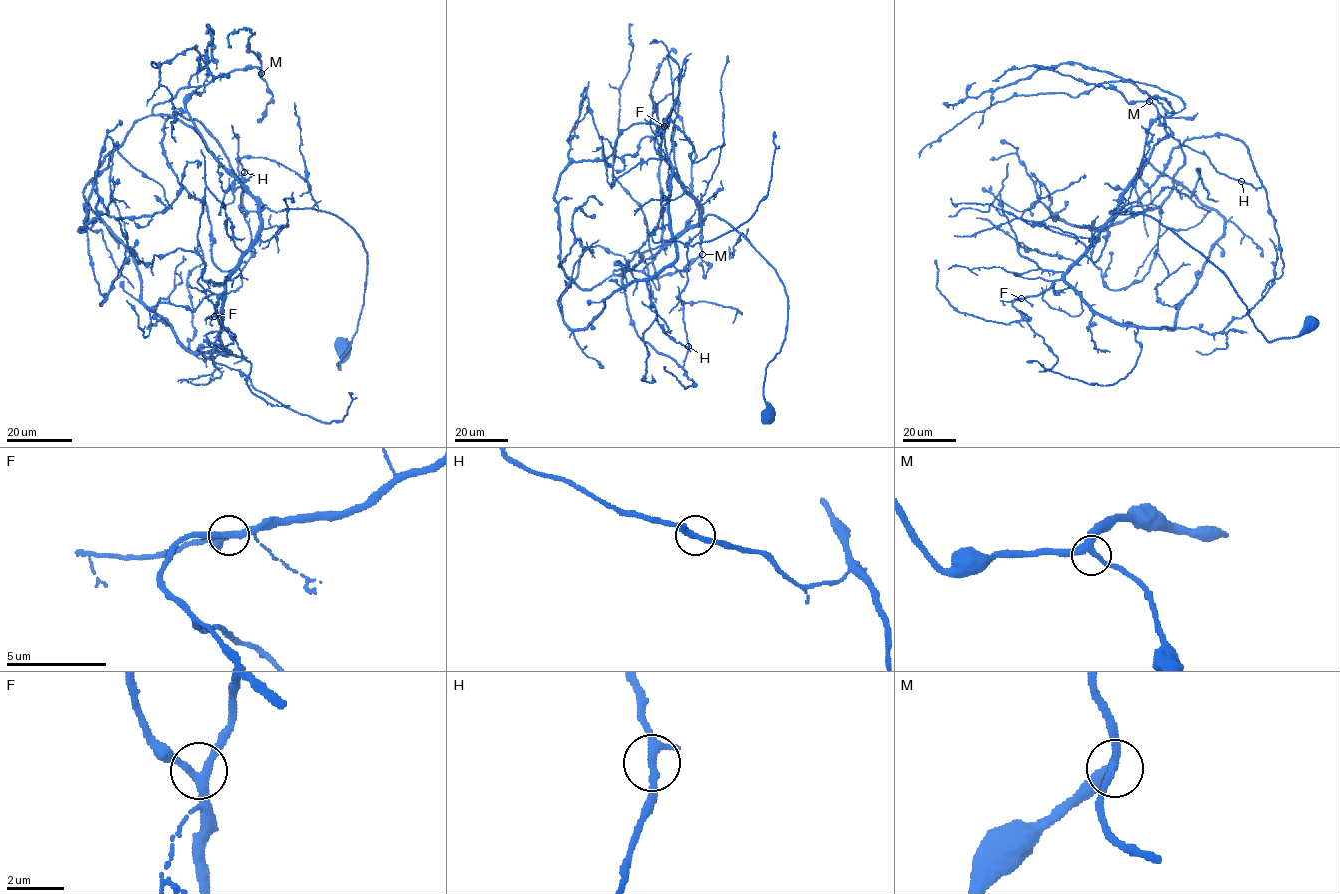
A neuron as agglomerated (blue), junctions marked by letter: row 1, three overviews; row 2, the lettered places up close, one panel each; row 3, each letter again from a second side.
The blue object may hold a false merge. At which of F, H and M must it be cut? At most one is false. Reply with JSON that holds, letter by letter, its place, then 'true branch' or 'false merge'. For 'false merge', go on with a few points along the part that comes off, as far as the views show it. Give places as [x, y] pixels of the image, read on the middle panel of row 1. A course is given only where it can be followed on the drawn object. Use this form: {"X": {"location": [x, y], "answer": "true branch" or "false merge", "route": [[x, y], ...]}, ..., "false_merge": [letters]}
{"F": {"location": [664, 126], "answer": "true branch"}, "H": {"location": [688, 346], "answer": "true branch"}, "M": {"location": [702, 254], "answer": "true branch"}, "false_merge": []}

